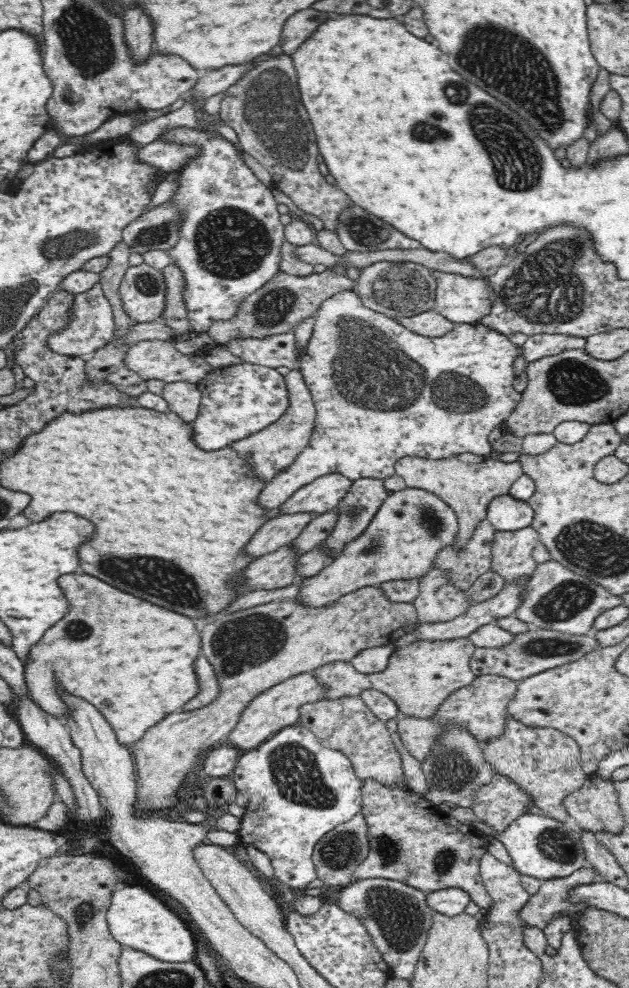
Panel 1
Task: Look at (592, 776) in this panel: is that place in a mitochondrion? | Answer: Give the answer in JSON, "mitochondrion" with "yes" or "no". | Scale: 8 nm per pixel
{"mitochondrion":"no"}

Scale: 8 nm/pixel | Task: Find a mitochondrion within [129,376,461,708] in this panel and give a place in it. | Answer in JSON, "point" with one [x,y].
{"point":[241,643]}

